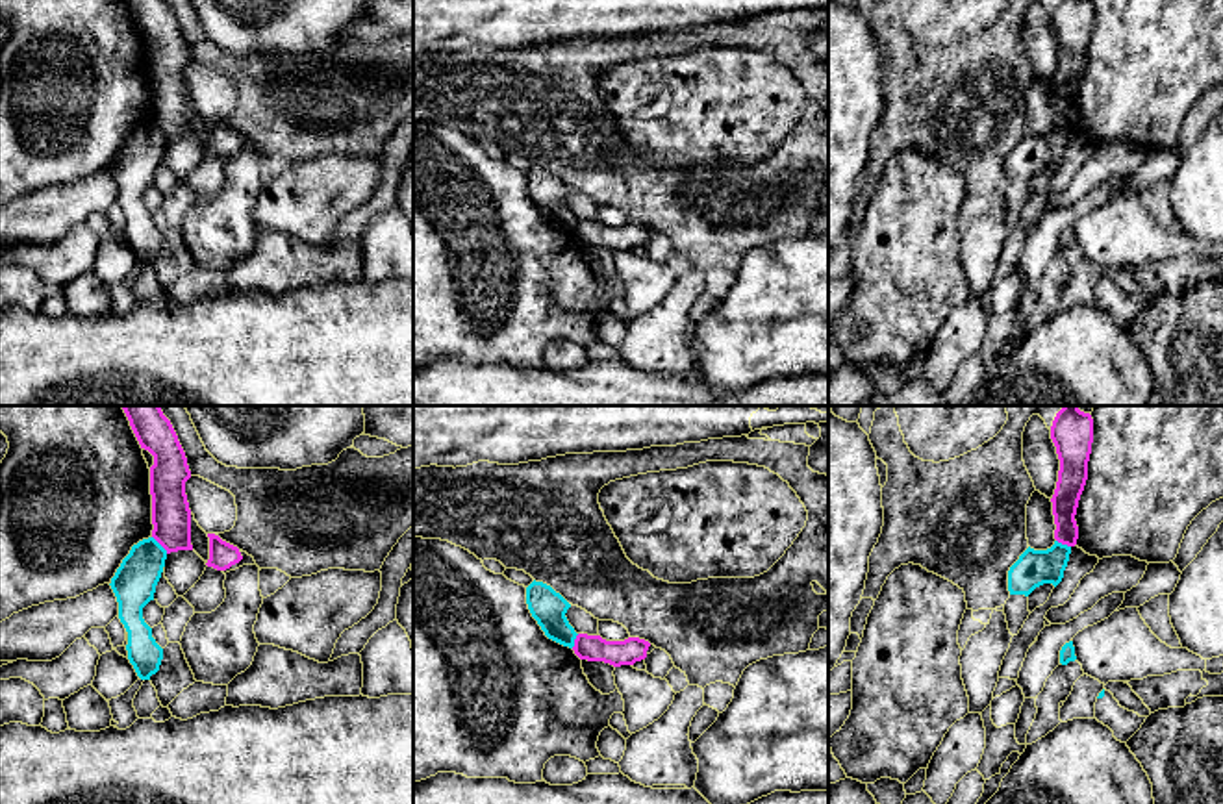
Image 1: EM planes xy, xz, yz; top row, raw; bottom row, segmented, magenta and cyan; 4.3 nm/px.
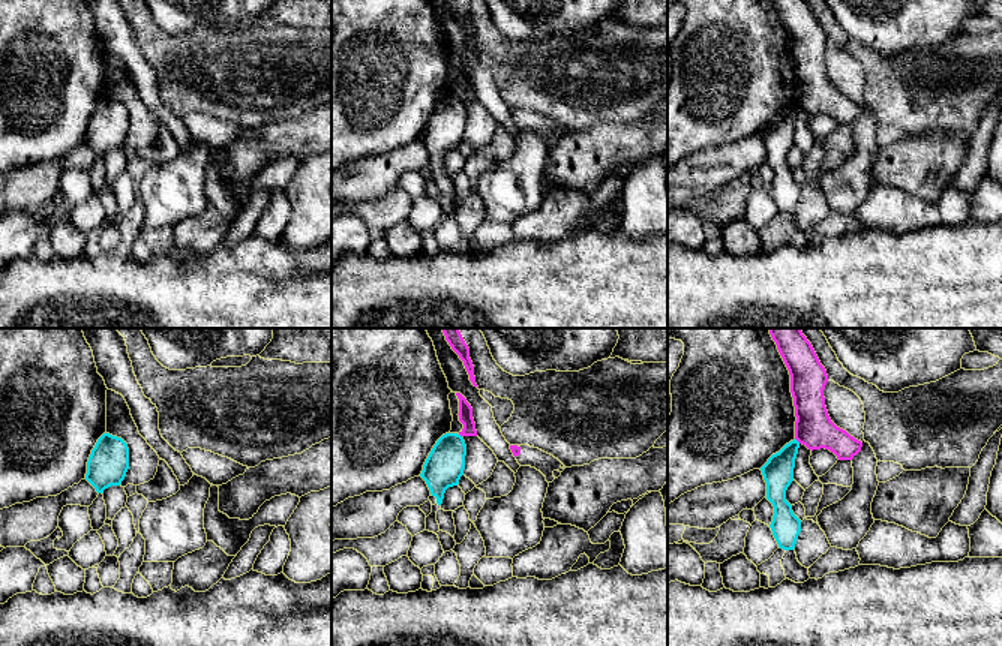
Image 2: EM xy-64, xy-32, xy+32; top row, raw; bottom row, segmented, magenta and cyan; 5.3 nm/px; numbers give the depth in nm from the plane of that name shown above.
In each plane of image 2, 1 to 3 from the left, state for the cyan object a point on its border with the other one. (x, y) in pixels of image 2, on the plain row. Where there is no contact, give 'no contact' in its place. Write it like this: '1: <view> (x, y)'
1: no contact
2: no contact
3: xy+32 (798, 105)

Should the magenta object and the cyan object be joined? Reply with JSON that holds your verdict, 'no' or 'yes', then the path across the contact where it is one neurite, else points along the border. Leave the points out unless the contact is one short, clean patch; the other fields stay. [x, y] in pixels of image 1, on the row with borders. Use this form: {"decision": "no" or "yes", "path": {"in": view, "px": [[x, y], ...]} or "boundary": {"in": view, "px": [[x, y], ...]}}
{"decision": "no", "boundary": {"in": "xy", "px": [[152, 536], [167, 552]]}}

